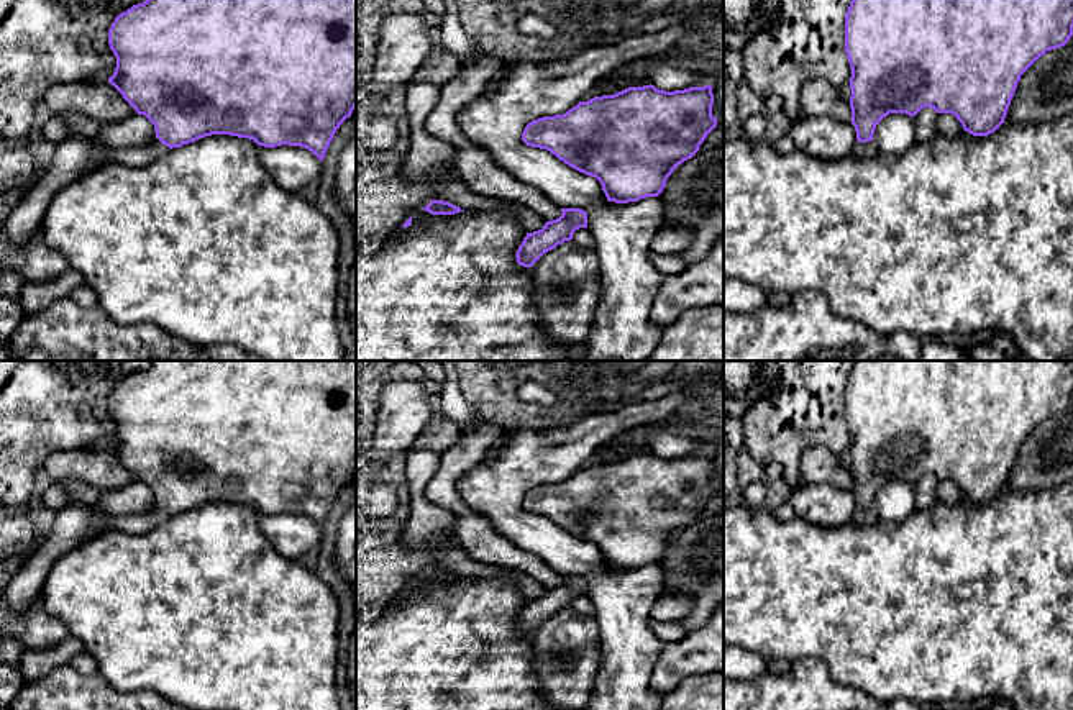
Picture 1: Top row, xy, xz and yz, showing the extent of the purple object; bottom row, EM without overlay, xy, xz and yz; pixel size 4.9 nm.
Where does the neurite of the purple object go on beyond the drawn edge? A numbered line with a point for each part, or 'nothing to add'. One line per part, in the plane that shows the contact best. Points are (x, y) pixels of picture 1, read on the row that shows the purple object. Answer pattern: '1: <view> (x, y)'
1: yz (862, 150)

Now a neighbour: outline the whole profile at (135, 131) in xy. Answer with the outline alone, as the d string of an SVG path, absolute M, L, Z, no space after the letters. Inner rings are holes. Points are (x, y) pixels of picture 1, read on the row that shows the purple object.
M144 115L103 123L94 136L97 149L133 149L156 139L154 125Z

